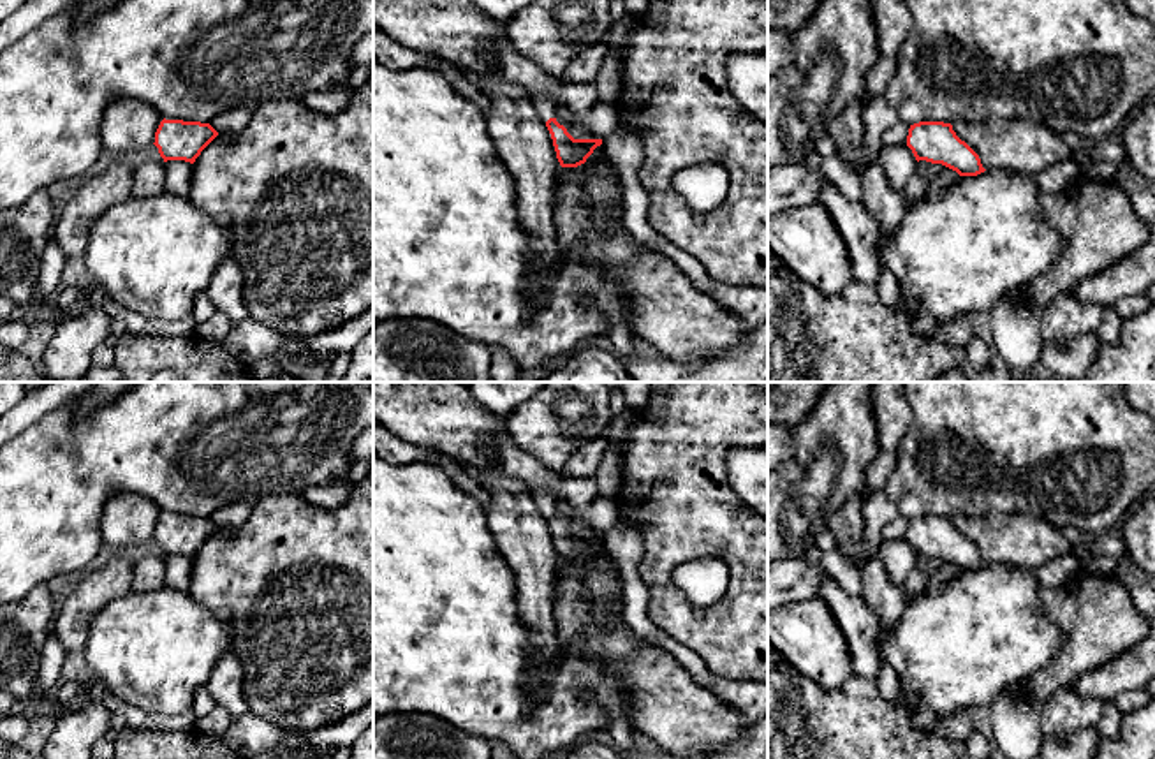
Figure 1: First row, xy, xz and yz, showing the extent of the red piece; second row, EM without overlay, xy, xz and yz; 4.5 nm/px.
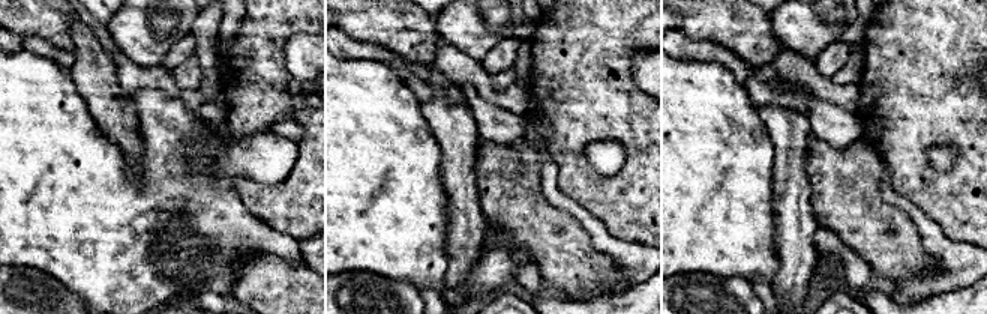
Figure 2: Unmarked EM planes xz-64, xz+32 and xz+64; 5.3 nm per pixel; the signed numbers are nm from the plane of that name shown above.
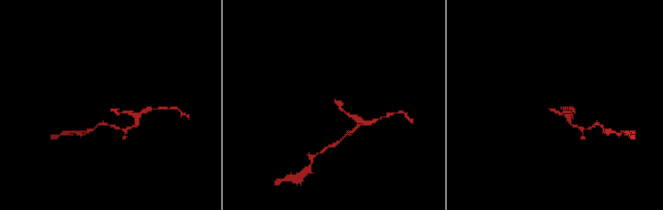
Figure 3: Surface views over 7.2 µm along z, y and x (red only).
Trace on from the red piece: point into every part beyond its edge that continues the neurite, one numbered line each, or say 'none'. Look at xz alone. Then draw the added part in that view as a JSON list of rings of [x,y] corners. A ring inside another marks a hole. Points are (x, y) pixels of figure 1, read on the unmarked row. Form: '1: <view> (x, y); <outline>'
1: xz (580, 492); [[[562,477],[555,490],[533,490],[530,495],[539,514],[546,518],[549,512],[556,511],[558,495],[570,505],[585,509],[599,497],[599,486],[593,477]]]

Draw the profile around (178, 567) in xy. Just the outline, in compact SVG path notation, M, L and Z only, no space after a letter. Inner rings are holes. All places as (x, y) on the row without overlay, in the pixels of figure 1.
M185 555L166 556L166 586L187 592L192 579L194 558Z

